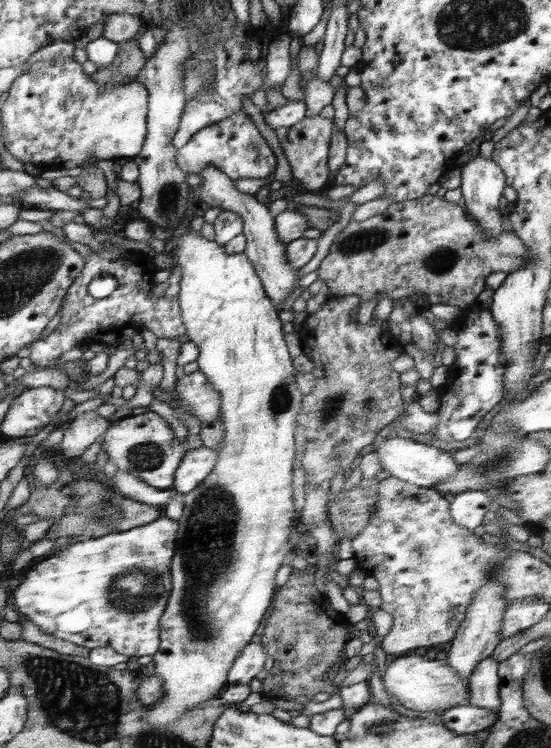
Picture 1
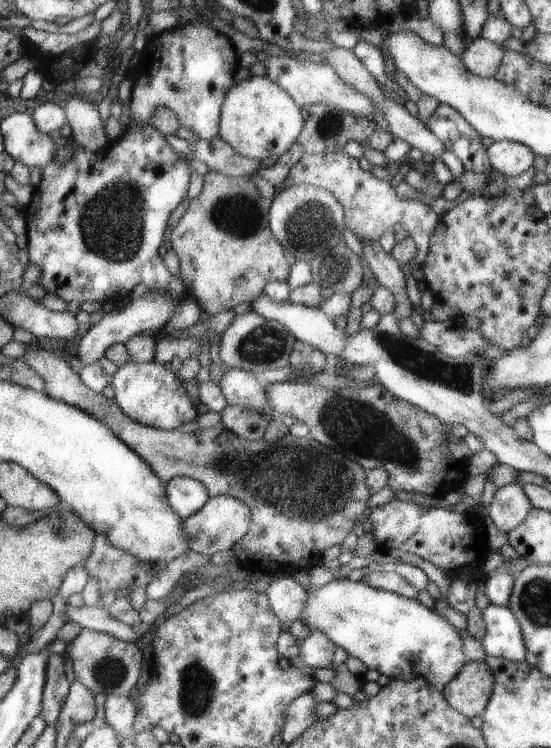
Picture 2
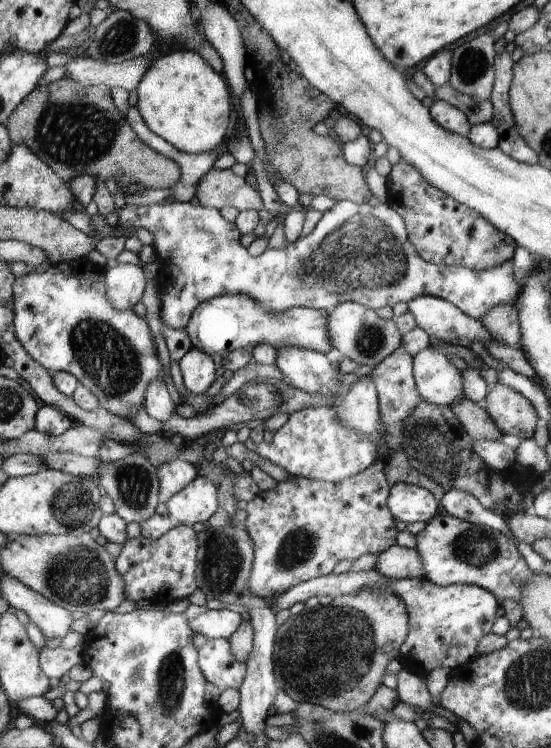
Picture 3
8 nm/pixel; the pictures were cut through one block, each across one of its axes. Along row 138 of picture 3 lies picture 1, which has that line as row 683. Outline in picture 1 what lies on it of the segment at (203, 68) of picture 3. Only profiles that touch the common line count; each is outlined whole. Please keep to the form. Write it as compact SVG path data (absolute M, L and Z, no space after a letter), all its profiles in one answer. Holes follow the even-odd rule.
M189 225L184 226L179 232L172 236L174 238L174 263L181 268L182 280L180 280L180 290L177 299L180 303L180 310L183 313L183 322L187 327L187 335L190 341L198 345L200 353L197 358L199 371L207 375L208 380L219 390L222 398L222 414L220 420L223 420L225 430L225 441L223 449L218 452L218 460L212 472L193 490L183 496L184 509L182 520L179 522L179 544L175 558L172 561L172 588L171 596L168 601L168 609L160 618L160 647L159 653L154 654L153 662L156 673L162 680L162 699L157 700L151 705L151 711L147 712L144 720L156 725L168 725L172 721L179 719L186 713L195 709L196 705L202 705L203 702L214 699L216 694L224 690L226 676L230 666L235 664L236 658L240 656L240 648L246 648L252 642L252 634L260 626L260 618L264 618L266 610L270 608L272 598L275 598L276 592L275 578L283 566L284 557L290 553L290 528L294 526L294 504L292 504L292 460L296 454L294 446L294 428L296 428L296 416L300 414L300 402L302 394L296 386L294 364L292 356L288 354L286 340L284 340L284 330L282 322L278 318L278 310L271 301L271 297L264 290L262 280L256 274L255 266L251 259L243 252L232 254L215 240L210 241L203 237L200 232L191 230Z

